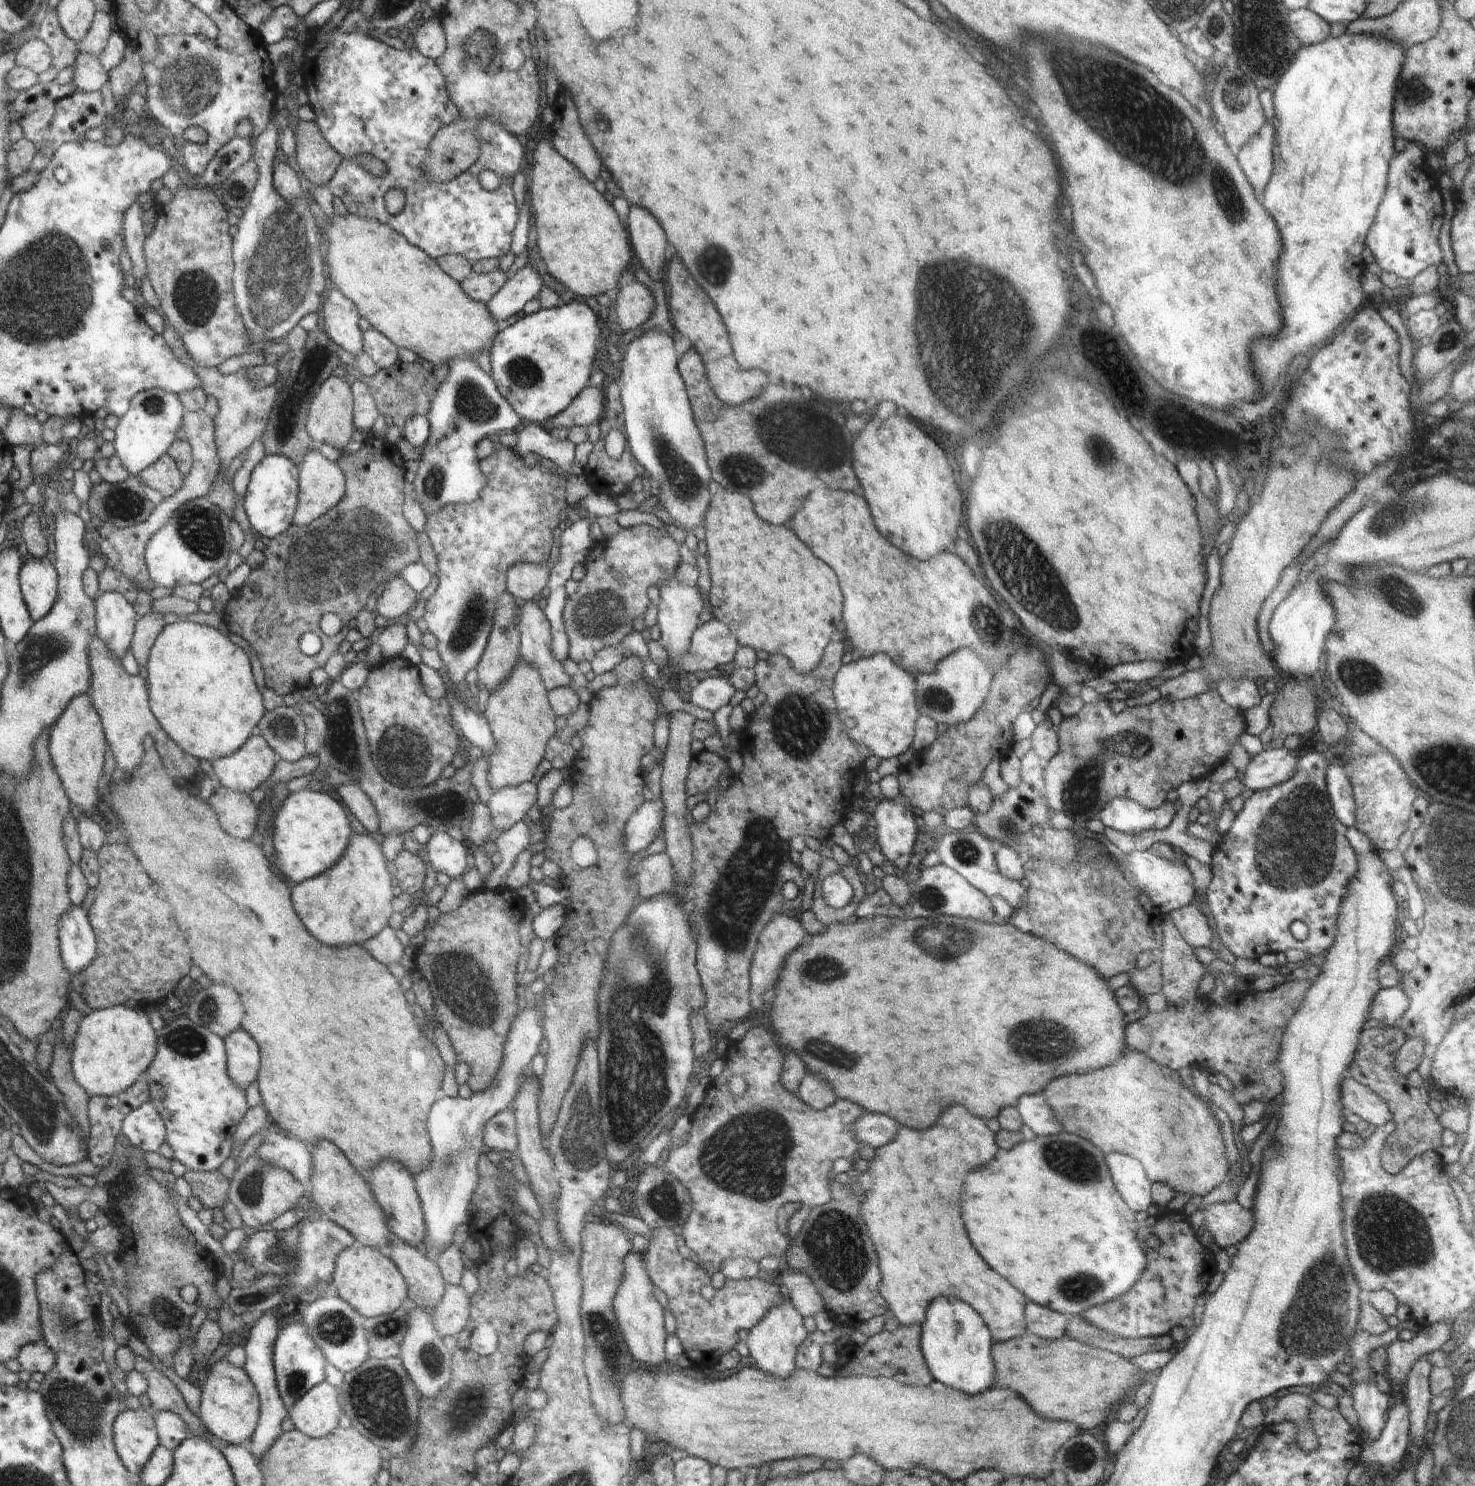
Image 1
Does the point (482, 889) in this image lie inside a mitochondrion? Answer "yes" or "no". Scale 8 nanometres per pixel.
no

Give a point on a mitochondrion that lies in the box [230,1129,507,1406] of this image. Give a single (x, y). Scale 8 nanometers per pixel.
(270, 1292)

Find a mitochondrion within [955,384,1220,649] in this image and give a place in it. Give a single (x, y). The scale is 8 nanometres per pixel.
(1032, 586)

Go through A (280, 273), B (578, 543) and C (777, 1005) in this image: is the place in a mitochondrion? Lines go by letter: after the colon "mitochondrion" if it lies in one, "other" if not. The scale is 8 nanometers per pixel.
A: mitochondrion
B: other
C: other

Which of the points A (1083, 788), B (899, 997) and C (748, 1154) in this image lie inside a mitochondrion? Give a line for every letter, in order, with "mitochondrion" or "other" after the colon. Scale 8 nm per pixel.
A: mitochondrion
B: other
C: mitochondrion

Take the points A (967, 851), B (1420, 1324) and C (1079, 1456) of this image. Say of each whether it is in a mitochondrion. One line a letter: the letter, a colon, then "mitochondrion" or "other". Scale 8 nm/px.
A: mitochondrion
B: other
C: mitochondrion

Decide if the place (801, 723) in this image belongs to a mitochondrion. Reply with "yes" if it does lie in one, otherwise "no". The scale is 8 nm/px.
yes

